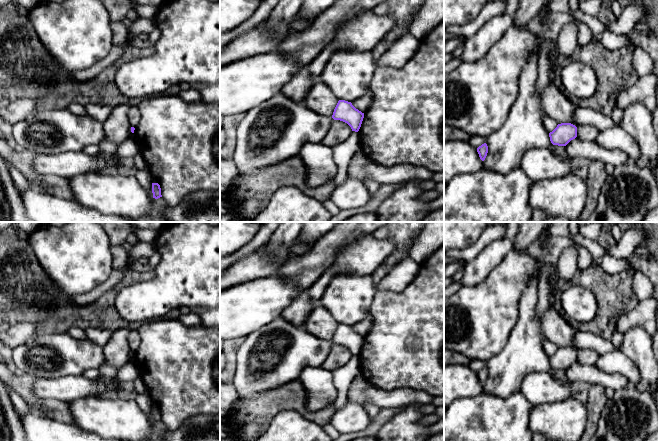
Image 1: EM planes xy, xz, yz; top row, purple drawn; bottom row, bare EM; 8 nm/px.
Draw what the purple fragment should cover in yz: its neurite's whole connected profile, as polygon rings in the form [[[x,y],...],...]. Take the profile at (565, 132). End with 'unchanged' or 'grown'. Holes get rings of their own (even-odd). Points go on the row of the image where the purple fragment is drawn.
[[[561,123],[549,133],[553,145],[566,146],[577,137],[577,127],[571,123]]] | unchanged

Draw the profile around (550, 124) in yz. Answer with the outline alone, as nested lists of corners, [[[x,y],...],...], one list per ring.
[[[544,115],[543,116],[543,125],[545,127],[545,129],[547,130],[547,132],[552,132],[558,125],[557,121],[551,117],[549,117],[548,115]]]

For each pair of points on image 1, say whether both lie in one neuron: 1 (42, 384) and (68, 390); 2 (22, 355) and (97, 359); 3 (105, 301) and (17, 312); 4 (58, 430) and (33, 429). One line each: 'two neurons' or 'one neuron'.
1: one neuron
2: one neuron
3: one neuron
4: one neuron

